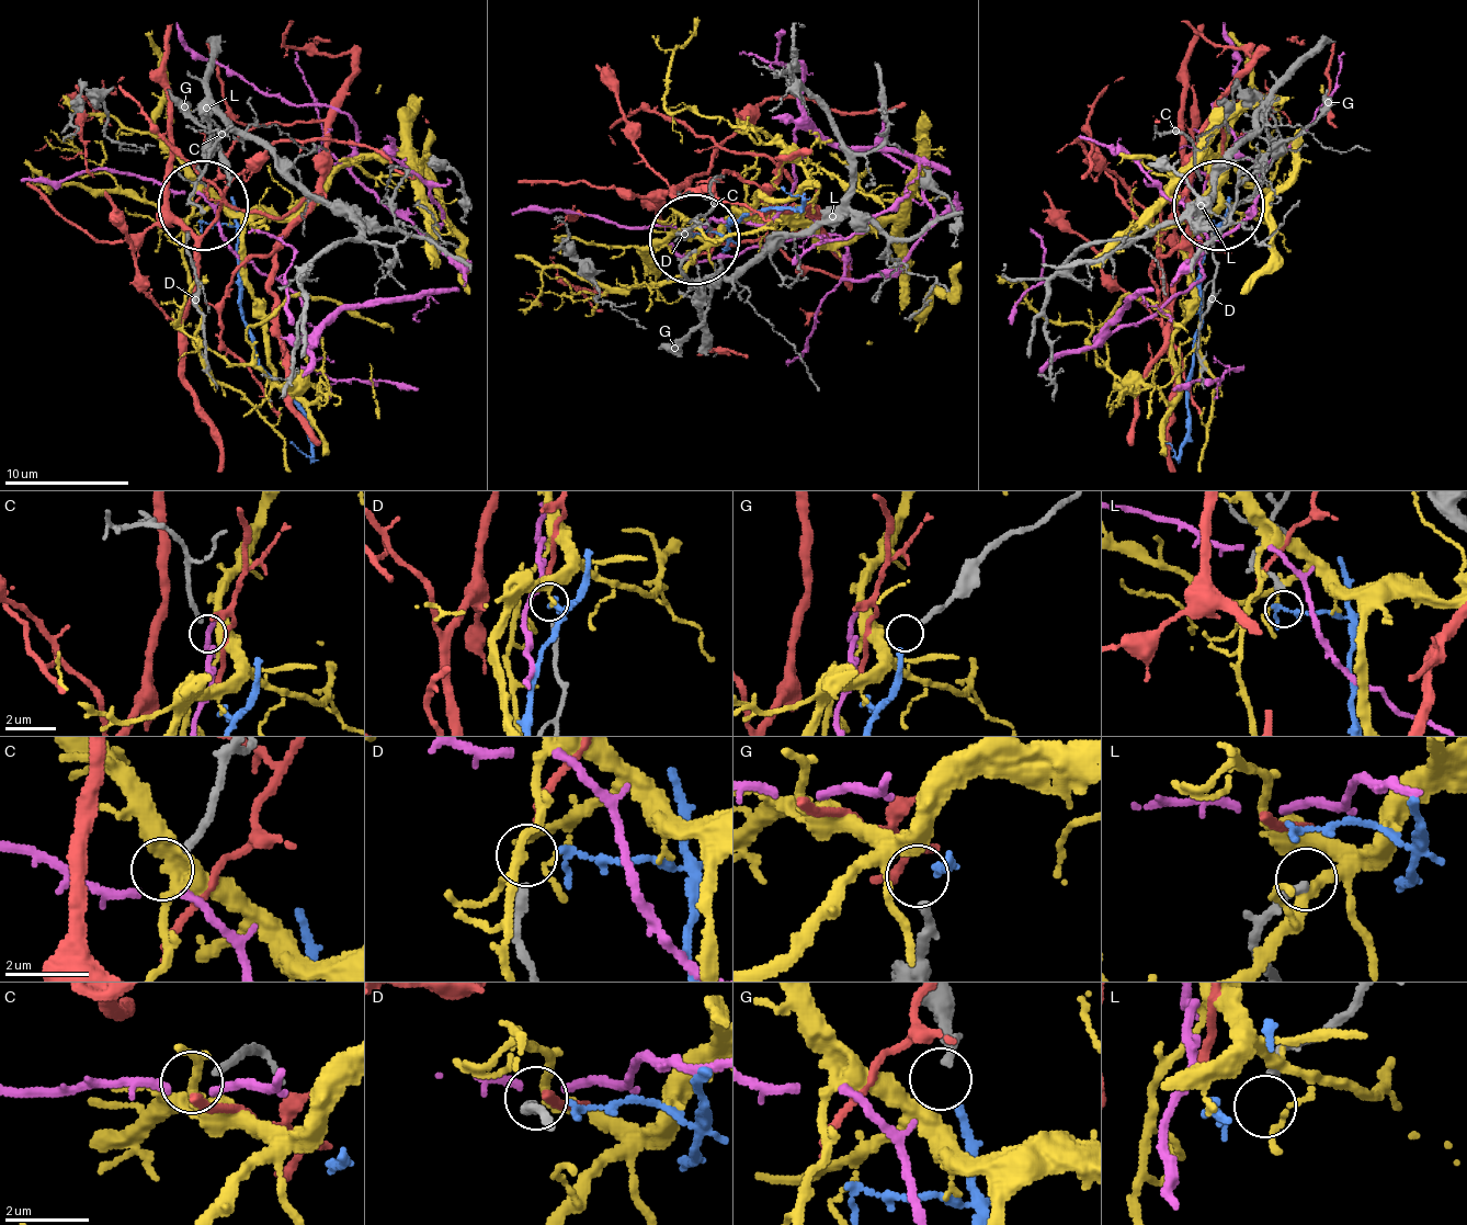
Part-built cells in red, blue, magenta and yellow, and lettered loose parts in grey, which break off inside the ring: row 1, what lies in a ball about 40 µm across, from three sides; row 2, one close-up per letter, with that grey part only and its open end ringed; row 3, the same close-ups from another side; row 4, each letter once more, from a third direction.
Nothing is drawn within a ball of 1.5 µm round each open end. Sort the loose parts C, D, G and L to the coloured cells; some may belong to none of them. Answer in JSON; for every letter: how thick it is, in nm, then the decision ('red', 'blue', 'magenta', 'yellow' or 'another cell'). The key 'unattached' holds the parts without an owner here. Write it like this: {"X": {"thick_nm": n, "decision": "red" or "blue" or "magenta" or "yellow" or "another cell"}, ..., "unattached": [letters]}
{"C": {"thick_nm": 180, "decision": "yellow"}, "D": {"thick_nm": 220, "decision": "red"}, "G": {"thick_nm": 220, "decision": "blue"}, "L": {"thick_nm": 220, "decision": "another cell"}, "unattached": ["L"]}

